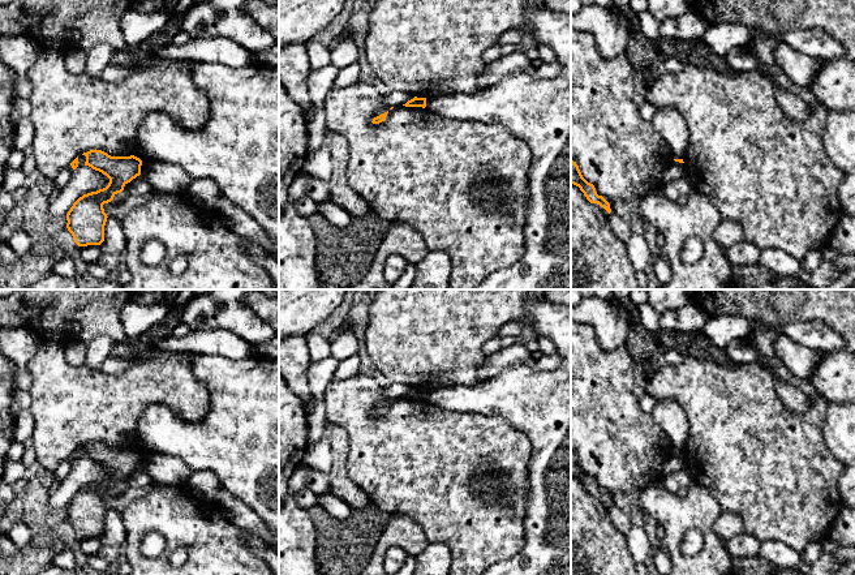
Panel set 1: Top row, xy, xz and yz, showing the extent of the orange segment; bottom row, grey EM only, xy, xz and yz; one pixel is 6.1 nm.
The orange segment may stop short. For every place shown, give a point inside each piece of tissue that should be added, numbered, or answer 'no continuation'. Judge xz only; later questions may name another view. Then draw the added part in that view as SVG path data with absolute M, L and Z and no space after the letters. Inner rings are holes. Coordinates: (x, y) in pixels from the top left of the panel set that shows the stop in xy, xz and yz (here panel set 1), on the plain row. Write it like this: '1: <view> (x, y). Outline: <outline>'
no continuation

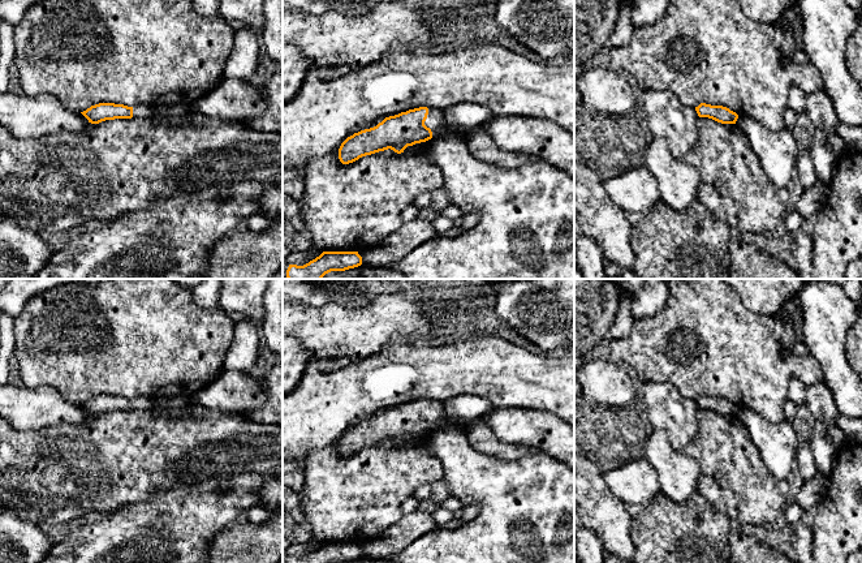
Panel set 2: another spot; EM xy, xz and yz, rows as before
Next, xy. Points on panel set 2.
1: xy (143, 403). Outline: M138 396L133 399L133 409L152 409L155 408L155 400L148 396Z

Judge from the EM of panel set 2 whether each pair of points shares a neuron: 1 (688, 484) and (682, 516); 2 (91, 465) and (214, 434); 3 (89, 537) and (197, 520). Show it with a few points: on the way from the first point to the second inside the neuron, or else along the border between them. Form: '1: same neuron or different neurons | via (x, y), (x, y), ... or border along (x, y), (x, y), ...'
1: different neurons | border along (660, 490), (676, 502), (685, 501), (695, 491)
2: same neuron | via (121, 458), (159, 447), (184, 446)
3: same neuron | via (116, 537), (132, 537), (145, 524), (169, 521)

